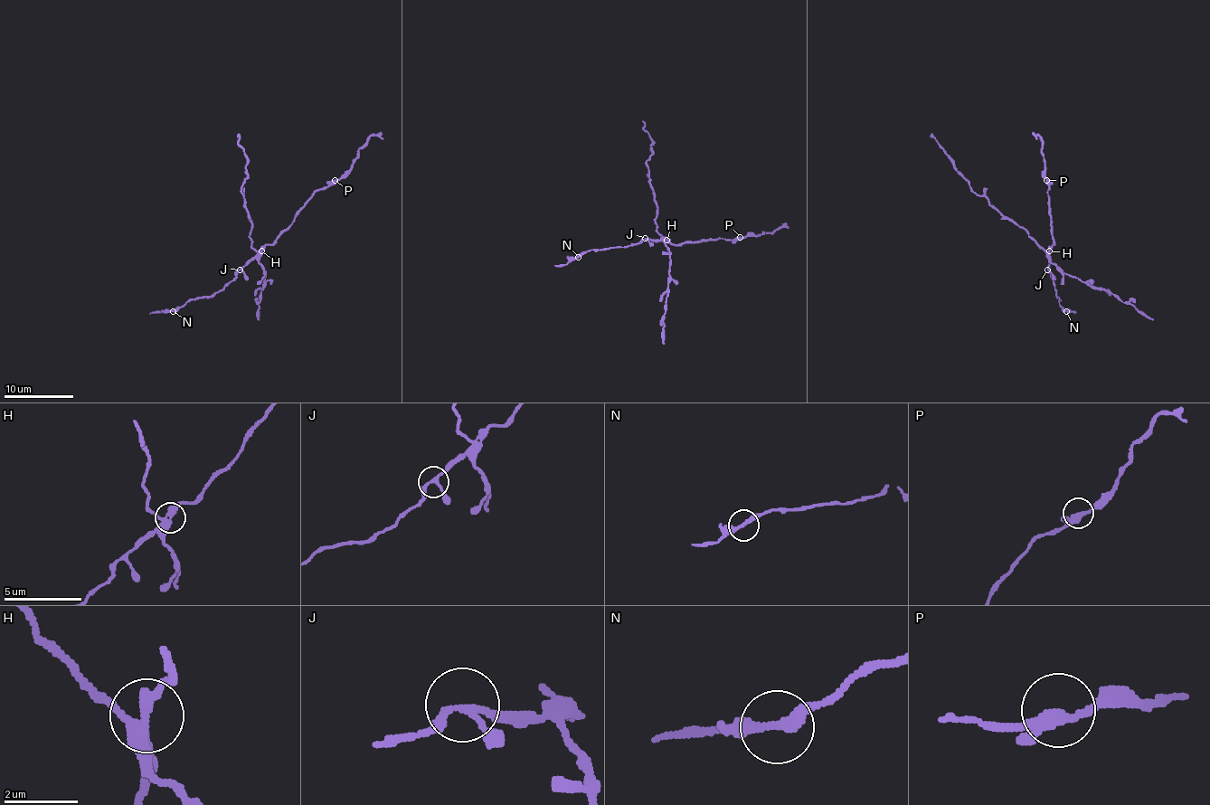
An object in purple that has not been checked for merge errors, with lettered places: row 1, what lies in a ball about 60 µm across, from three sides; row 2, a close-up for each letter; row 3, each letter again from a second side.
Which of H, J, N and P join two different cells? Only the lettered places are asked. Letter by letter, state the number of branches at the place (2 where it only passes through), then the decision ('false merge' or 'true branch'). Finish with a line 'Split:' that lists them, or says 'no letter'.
H: 3 | false merge
J: 3 | true branch
N: 2 | true branch
P: 3 | true branch
Split: H

